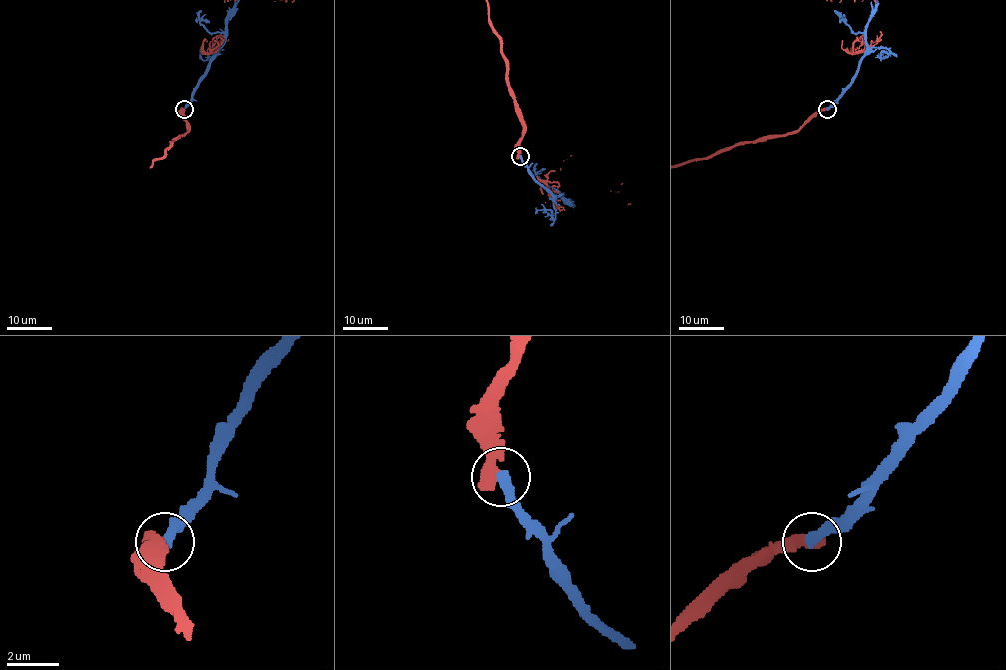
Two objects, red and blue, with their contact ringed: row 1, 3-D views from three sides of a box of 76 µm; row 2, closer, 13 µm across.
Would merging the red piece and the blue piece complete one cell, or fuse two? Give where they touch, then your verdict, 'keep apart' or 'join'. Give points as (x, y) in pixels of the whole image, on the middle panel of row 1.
place (520, 156); keep apart

